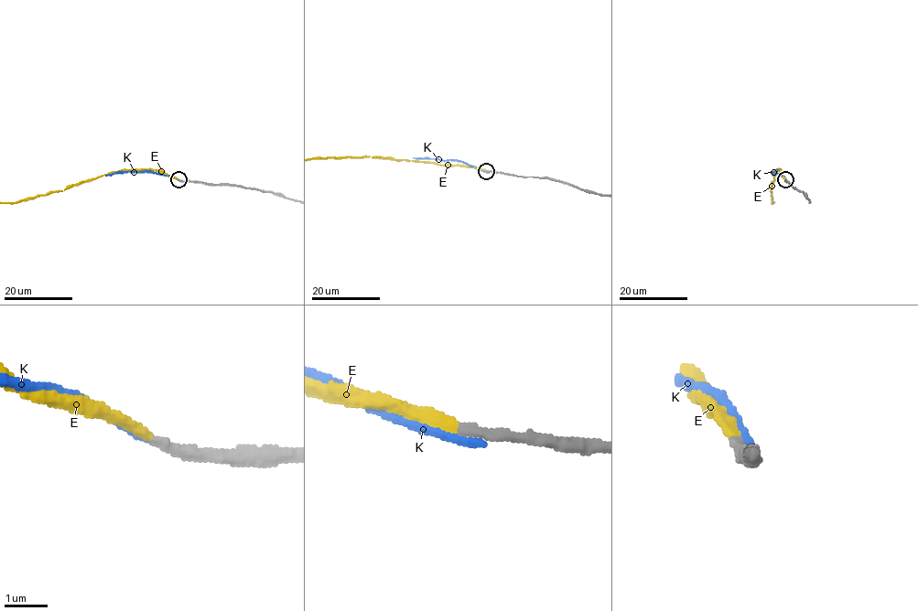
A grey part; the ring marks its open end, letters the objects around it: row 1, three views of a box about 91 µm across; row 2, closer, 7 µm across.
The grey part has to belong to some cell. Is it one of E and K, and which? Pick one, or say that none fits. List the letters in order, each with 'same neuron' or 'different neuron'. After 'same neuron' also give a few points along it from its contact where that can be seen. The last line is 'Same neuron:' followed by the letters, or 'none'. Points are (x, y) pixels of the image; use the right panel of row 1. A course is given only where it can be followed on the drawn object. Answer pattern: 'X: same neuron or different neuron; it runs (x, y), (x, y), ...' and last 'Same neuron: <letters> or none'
E: same neuron
K: different neuron
Same neuron: E

